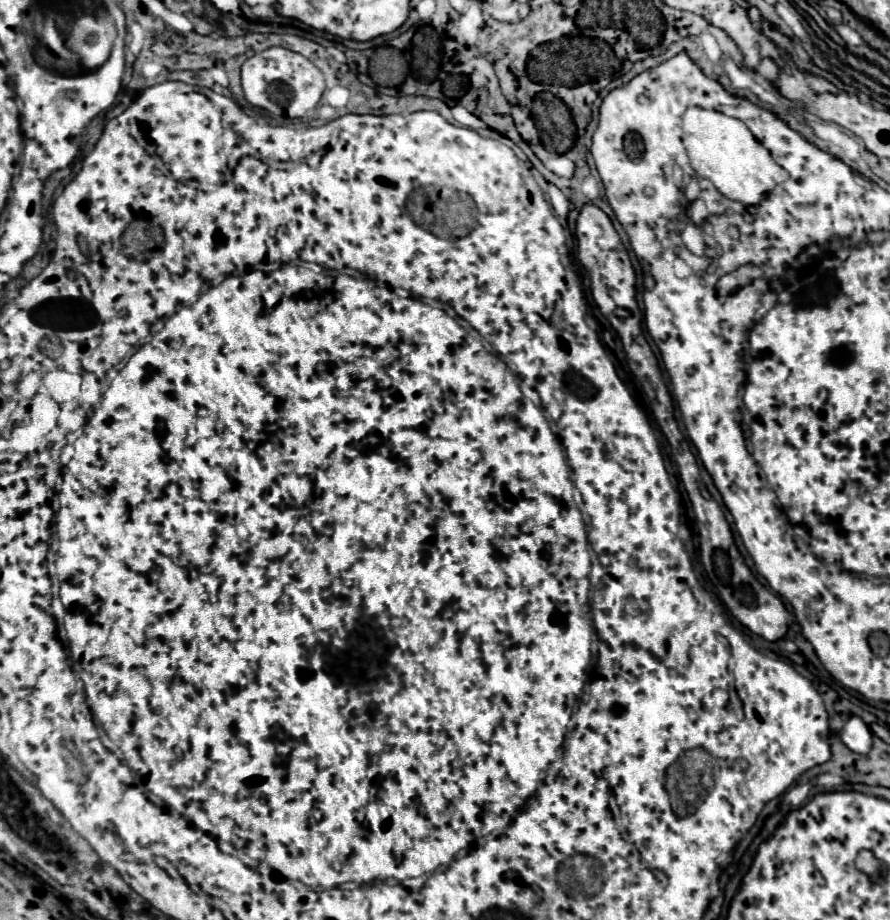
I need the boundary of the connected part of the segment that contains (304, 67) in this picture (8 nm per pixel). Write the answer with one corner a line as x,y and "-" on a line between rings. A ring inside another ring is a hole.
270,47
244,61
242,89
244,89
248,103
262,107
276,117
300,119
318,105
324,93
324,75
304,55
284,49
284,47

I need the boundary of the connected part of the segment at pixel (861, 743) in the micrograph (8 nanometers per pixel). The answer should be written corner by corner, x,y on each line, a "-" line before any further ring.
852,715
839,732
841,741
854,752
868,753
872,747
872,731
860,717

